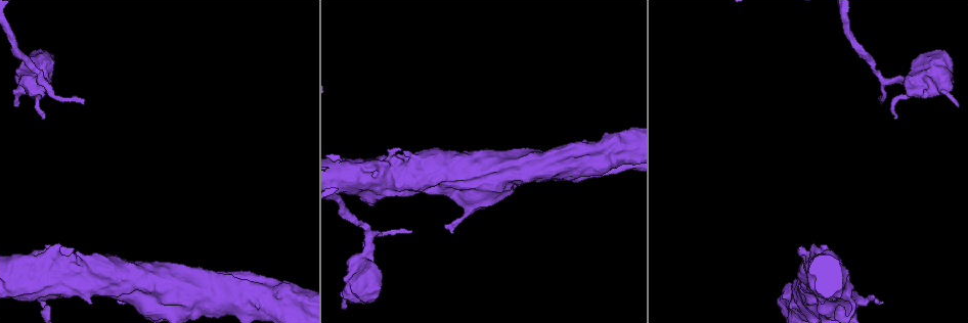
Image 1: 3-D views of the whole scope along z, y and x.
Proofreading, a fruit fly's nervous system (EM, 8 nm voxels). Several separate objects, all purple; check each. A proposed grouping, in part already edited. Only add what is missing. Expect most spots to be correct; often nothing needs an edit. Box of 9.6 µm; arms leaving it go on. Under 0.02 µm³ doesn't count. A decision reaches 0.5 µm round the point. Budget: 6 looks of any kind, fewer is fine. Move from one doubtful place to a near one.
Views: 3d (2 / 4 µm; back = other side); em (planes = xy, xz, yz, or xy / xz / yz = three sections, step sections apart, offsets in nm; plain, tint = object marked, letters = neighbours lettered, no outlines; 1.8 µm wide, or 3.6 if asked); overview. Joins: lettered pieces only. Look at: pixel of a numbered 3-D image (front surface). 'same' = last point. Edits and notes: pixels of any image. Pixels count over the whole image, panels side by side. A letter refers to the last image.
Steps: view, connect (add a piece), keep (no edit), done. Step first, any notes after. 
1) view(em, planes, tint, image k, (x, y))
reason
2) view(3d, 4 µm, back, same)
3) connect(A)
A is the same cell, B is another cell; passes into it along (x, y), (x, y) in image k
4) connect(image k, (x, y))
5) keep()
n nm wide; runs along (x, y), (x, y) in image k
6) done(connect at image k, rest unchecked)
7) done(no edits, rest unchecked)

view(3d, 4 µm, back, image 1, (44, 119))
tapers out

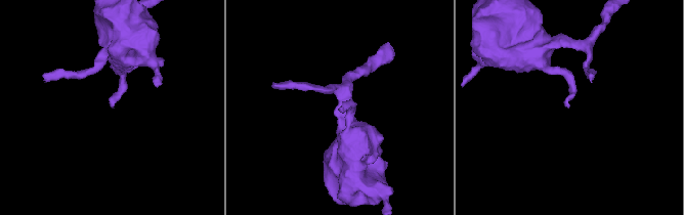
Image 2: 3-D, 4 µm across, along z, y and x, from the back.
view(em, xz, step 4, letters, image 2, (341, 108))
need the tissue

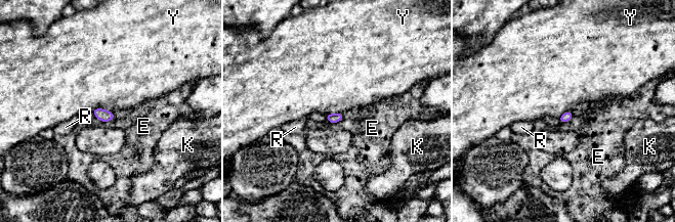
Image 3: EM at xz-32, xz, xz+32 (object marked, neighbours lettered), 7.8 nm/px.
keep()
E, K, R and Y are other cells; border along (91, 110), (102, 107), (112, 112) in image 3; no lettered piece goes on from it

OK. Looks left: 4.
view(em, planes, letters, image 1, (373, 173))

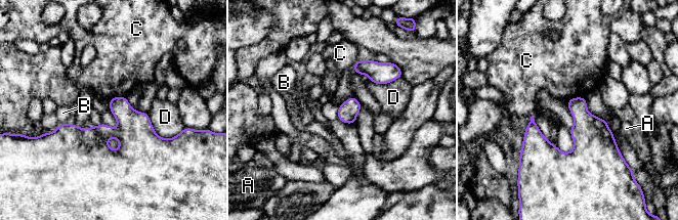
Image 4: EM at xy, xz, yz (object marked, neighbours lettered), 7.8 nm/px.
keep()
D touches over 300 nm; A, B, C and D are other cells; no lettered piece goes on from it

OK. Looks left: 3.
view(3d, 2 µm, image 1, (851, 306))
abrupt turn

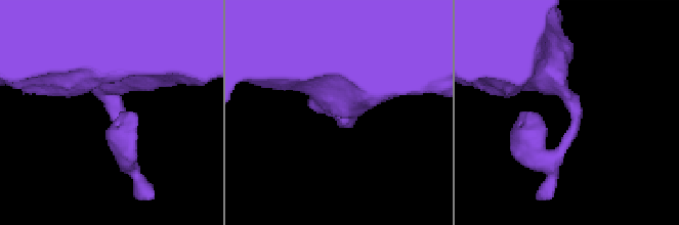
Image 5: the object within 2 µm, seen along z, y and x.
view(em, planes, tint, image 5, (115, 117))

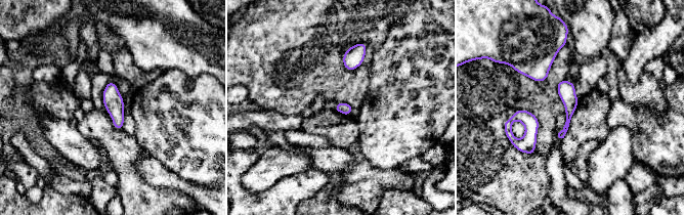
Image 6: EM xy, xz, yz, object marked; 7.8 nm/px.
view(em, planes, letters, same)

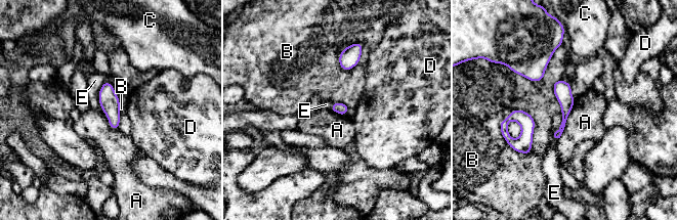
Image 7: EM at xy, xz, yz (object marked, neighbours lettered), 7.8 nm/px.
keep()
90 nm wide; A, B, C, D and E are other cells; runs along (561, 83), (564, 121), (557, 135) in image 7; none of them fits

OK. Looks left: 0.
done(no edits, rest unchecked)

